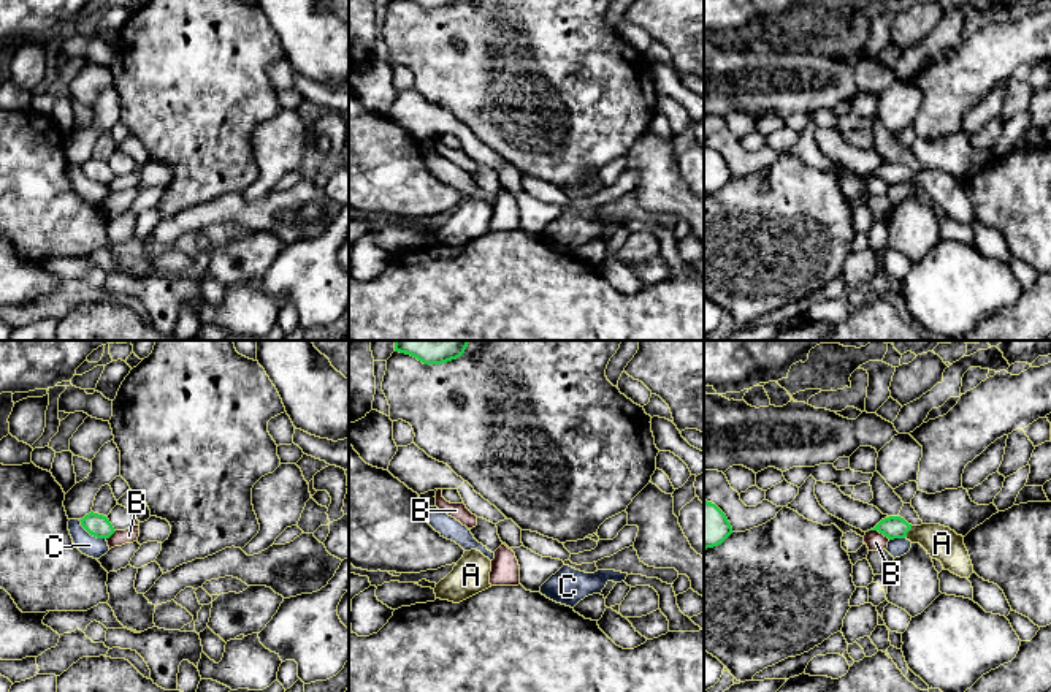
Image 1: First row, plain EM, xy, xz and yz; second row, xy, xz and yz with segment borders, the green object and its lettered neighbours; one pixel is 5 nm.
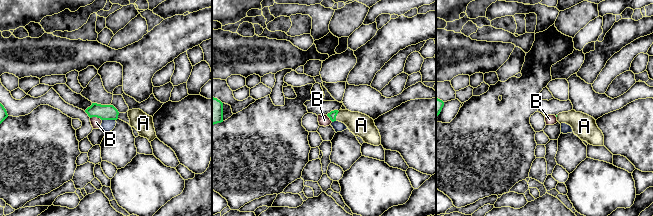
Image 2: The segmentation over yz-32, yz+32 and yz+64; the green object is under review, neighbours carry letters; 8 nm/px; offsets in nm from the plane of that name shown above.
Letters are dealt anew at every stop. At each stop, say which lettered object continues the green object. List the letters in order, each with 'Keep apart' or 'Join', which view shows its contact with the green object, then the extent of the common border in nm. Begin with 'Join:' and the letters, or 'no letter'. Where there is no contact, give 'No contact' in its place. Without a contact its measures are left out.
Join: A
A: Join. Touches green in yz. Shared border 80 nm
B: Keep apart. Touches green in yz. Shared border 130 nm
C: Keep apart. Touches green in xy. Shared border 170 nm

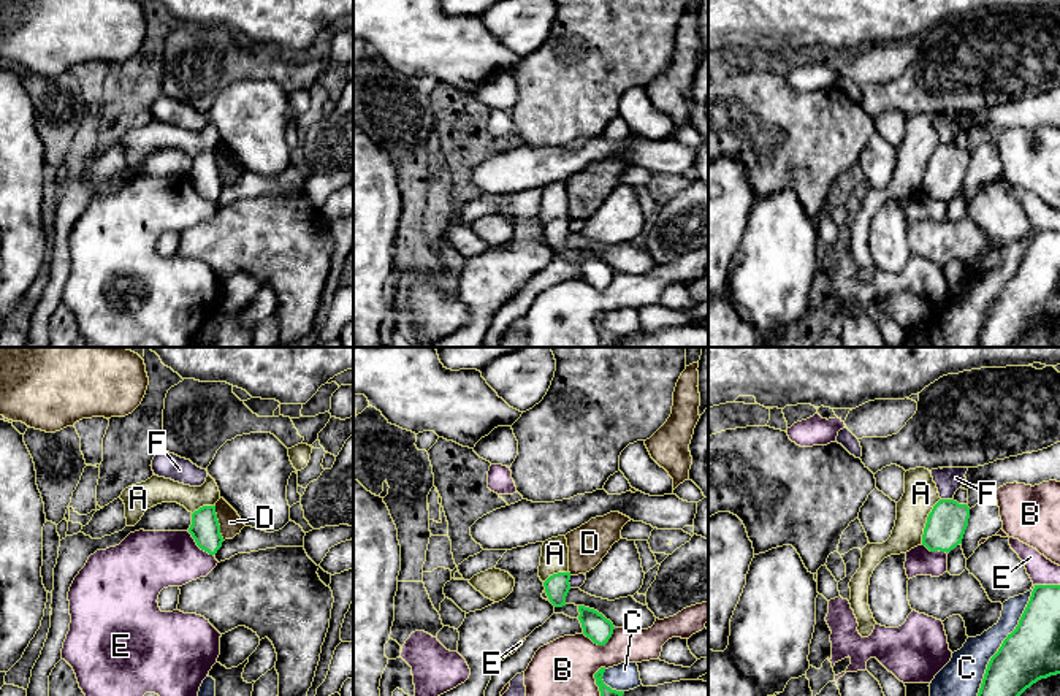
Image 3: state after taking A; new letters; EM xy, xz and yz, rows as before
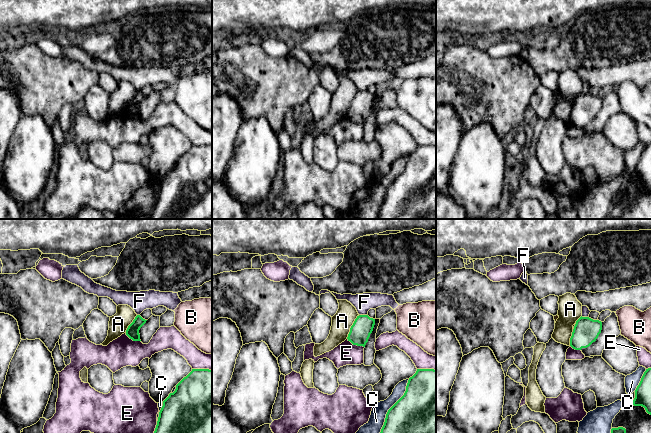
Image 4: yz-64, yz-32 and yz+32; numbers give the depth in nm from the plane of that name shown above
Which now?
Join: no letter
A: Keep apart. Touches green in yz. Shared border 260 nm
B: Keep apart. Touches green in xz. Shared border 170 nm
C: Keep apart. Touches green in yz. Shared border 650 nm
D: Keep apart. Touches green in xy. Shared border 180 nm
E: Keep apart. Touches green in xy. Shared border 180 nm
F: Keep apart. Touches green in xz. Shared border 60 nm

